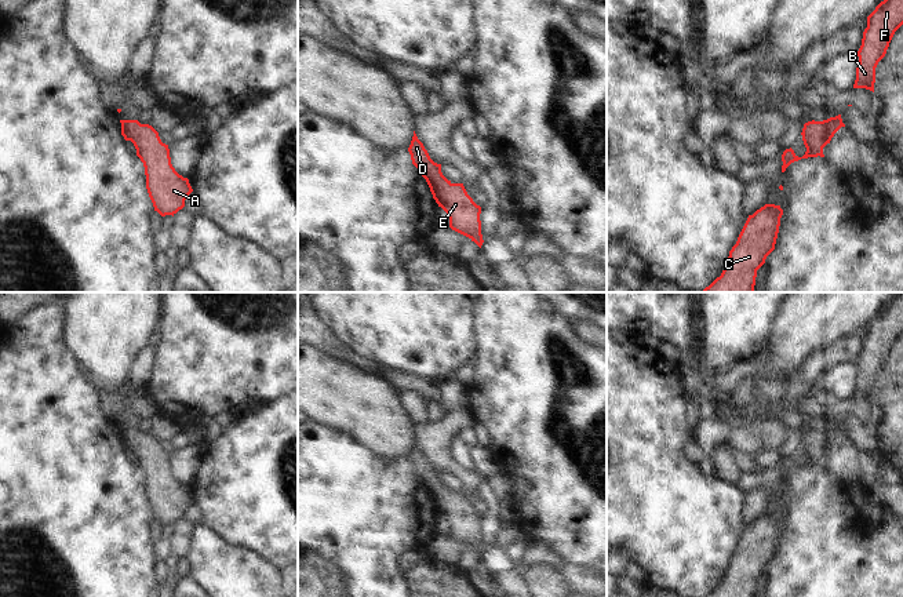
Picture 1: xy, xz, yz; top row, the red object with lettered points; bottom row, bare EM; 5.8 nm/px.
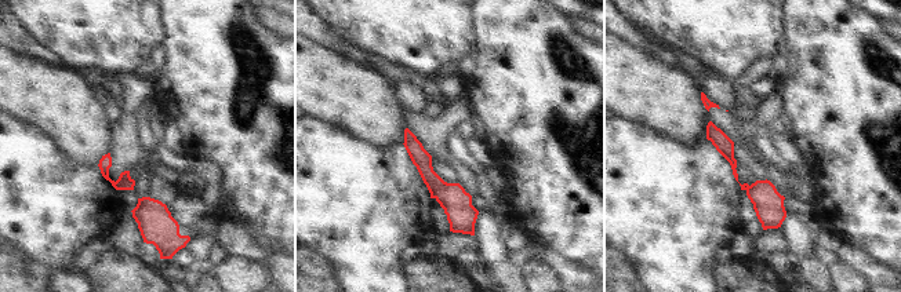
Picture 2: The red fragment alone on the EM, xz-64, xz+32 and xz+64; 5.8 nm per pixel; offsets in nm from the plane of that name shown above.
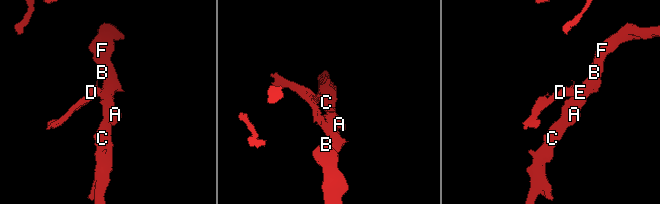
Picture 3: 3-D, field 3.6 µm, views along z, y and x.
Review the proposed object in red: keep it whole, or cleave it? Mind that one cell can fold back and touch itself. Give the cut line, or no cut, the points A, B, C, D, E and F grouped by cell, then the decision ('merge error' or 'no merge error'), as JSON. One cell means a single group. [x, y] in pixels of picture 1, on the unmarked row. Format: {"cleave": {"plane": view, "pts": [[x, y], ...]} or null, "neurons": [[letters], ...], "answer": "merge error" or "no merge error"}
{"cleave": null, "neurons": [["A", "B", "C", "D", "E", "F"]], "answer": "no merge error"}

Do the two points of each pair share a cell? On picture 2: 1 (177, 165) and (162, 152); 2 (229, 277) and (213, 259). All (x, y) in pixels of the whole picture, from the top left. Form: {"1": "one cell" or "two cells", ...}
{"1": "one cell", "2": "two cells"}

